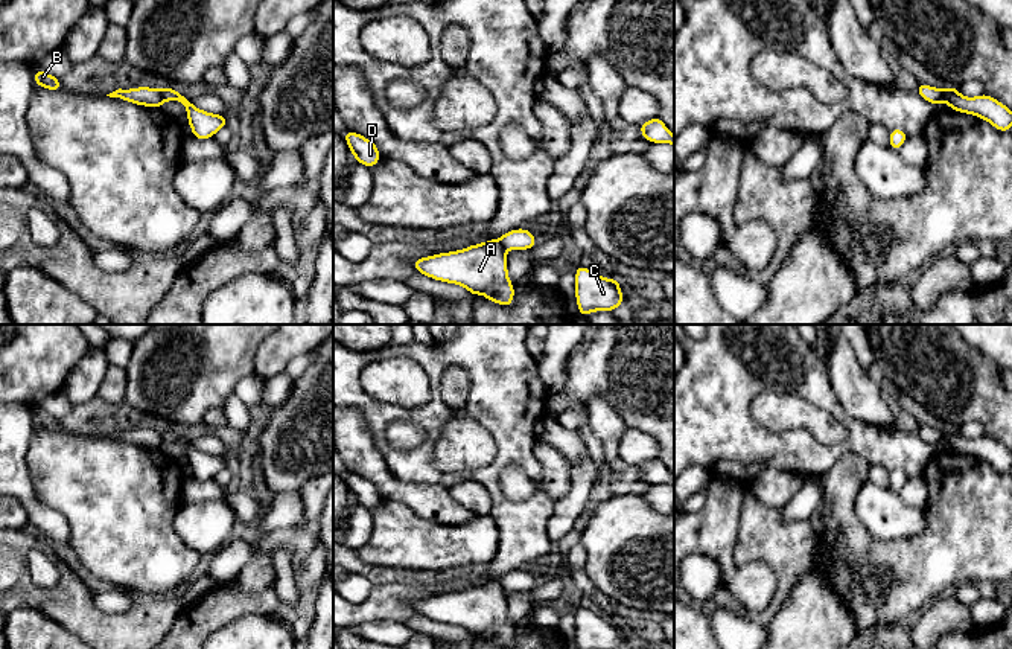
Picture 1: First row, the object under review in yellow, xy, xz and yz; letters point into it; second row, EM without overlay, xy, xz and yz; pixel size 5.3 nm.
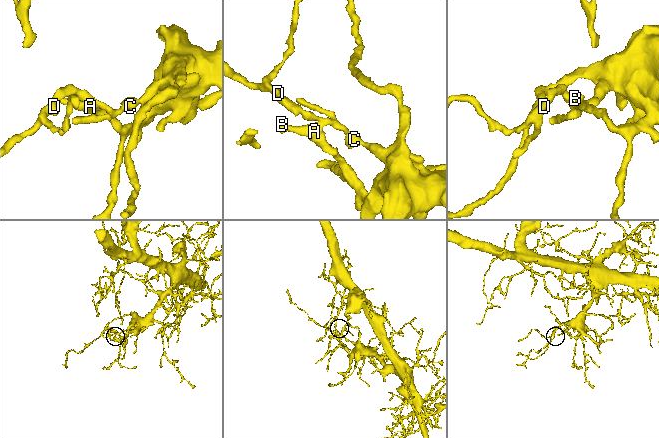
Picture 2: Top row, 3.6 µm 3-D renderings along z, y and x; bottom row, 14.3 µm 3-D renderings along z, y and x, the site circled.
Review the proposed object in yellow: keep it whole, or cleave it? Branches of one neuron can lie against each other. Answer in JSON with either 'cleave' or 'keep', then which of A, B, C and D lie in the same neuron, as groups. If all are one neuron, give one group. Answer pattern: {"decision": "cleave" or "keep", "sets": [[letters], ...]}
{"decision": "keep", "sets": [["A", "B", "C", "D"]]}

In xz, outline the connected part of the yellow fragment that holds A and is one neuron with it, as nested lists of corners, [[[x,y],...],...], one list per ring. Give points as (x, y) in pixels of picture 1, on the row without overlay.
[[[514,570],[498,582],[488,580],[463,591],[420,599],[411,606],[434,622],[464,628],[472,638],[484,635],[488,643],[510,649],[514,625],[508,620],[507,591],[533,591],[536,577],[528,570]]]

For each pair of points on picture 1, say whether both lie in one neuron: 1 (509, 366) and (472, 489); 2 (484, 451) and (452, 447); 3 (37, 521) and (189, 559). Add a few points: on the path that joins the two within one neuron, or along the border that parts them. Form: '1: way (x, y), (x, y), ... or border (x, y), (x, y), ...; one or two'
1: border (449, 488), (480, 482), (493, 508); two
2: way (477, 448), (460, 447); one
3: border (44, 503), (57, 509), (67, 521), (69, 541); two

